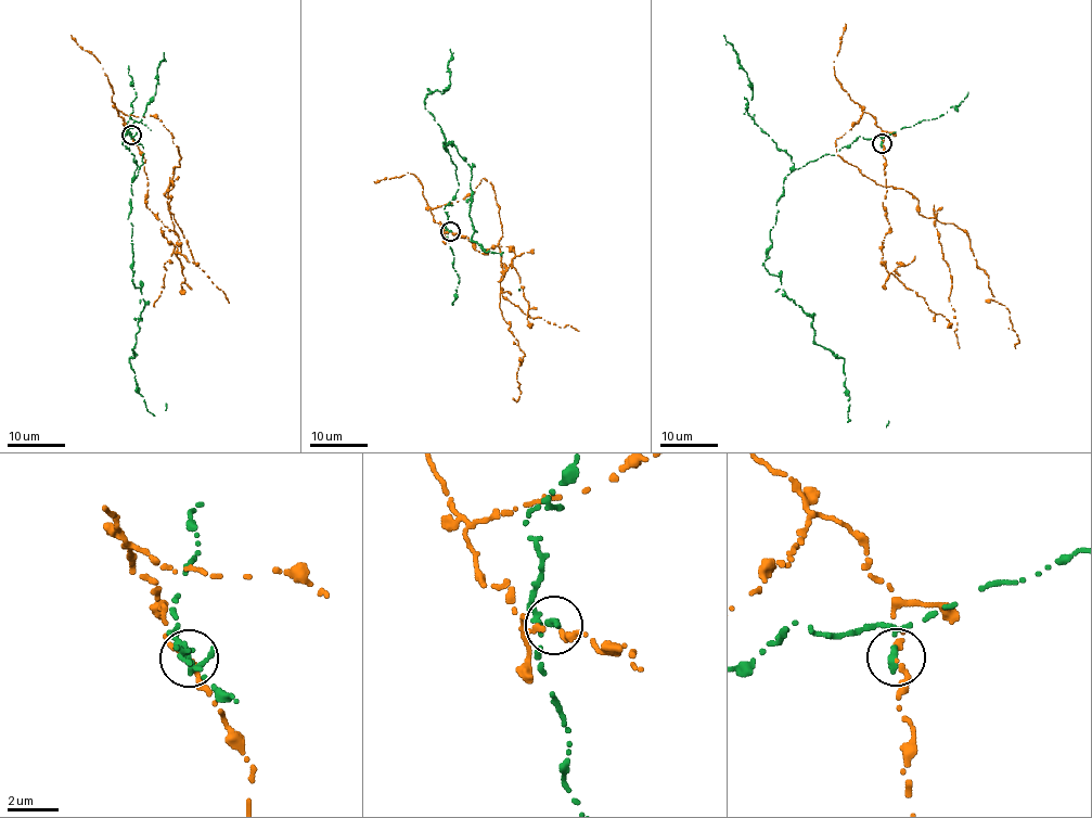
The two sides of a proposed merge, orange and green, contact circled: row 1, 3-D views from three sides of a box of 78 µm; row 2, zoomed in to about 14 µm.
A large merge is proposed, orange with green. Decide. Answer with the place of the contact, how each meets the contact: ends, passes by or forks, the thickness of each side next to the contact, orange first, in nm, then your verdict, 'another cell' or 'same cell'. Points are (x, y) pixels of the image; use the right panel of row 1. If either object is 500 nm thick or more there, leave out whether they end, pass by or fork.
place (882, 143); orange ends; green passes by; calibres 240 and 200 nm; another cell

